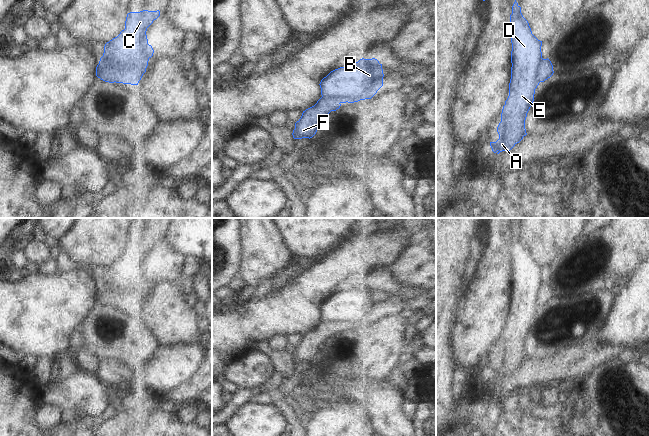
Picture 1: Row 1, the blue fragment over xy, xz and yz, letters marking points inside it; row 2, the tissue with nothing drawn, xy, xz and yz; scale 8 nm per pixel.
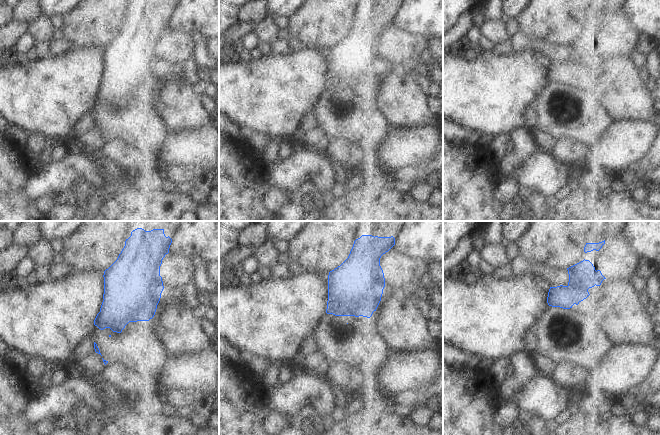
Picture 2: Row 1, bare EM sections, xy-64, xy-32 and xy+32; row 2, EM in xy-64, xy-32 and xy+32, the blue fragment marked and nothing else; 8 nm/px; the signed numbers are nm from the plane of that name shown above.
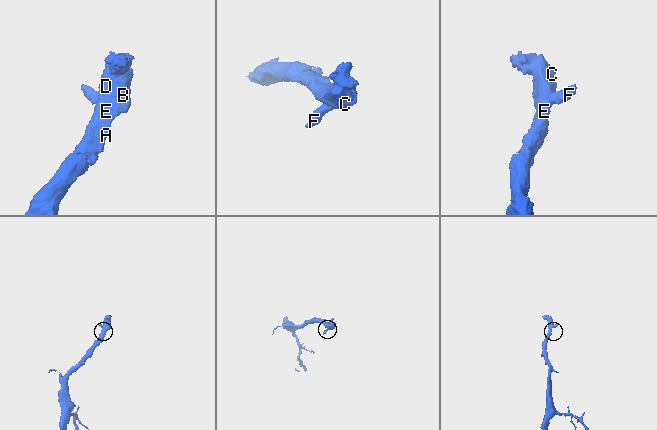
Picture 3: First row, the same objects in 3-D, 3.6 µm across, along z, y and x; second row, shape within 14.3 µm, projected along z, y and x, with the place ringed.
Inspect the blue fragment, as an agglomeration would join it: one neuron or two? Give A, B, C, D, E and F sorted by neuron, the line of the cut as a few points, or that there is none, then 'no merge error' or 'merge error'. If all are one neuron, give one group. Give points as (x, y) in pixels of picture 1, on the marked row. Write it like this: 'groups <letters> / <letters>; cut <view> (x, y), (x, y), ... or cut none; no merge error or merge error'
groups A B C D E / F; cut xy (99, 63), (102, 65), (110, 64), (113, 67), (115, 81); merge error

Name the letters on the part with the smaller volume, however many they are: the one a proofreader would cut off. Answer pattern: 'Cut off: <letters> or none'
Cut off: F

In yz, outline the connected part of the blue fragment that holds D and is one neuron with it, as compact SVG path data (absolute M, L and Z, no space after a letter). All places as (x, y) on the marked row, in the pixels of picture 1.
M514 2L510 15L511 33L511 79L509 96L501 113L497 127L499 139L490 142L494 153L510 151L527 135L525 120L534 101L535 89L539 85L536 72L542 61L542 41L531 31L528 21L521 13L521 7Z

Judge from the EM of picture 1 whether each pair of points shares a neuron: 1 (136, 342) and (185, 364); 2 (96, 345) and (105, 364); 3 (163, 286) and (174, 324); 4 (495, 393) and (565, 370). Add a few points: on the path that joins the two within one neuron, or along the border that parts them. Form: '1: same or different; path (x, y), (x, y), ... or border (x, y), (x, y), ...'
1: different; border (160, 345), (155, 355), (144, 366), (138, 366)
2: different; border (100, 359), (112, 358), (126, 364)
3: same; path (163, 295), (164, 310), (168, 315)
4: same; path (512, 384), (531, 372), (548, 370)

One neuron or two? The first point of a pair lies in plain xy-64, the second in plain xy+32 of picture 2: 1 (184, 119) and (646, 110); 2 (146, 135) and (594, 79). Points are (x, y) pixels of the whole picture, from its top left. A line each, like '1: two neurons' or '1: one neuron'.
1: one neuron
2: two neurons

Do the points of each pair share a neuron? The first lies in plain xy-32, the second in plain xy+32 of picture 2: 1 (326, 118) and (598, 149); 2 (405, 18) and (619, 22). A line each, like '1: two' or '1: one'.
1: two
2: two

